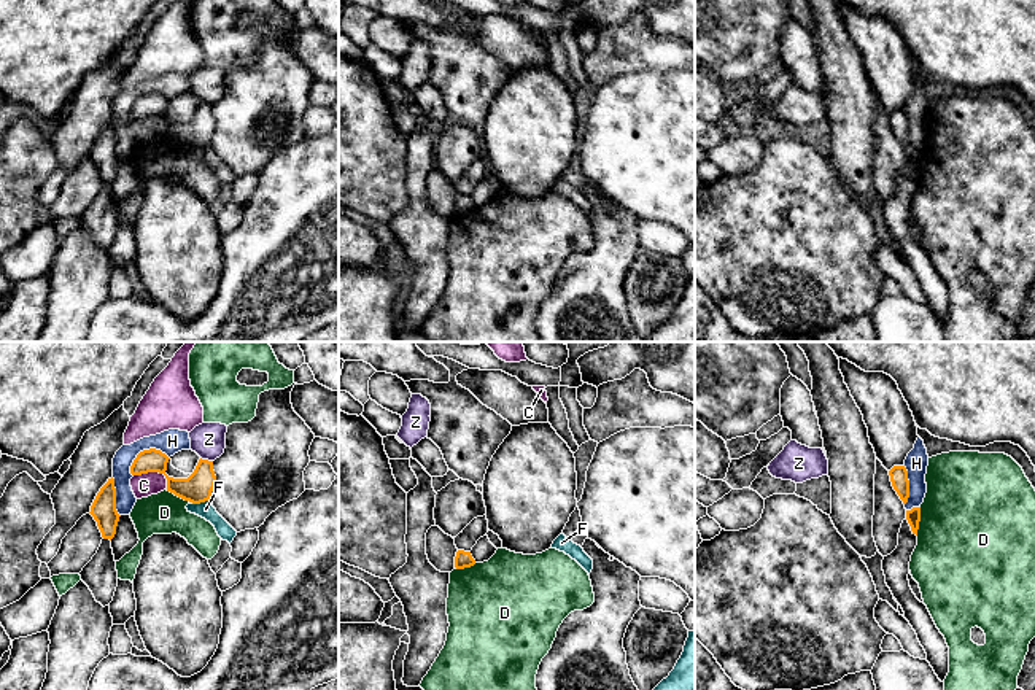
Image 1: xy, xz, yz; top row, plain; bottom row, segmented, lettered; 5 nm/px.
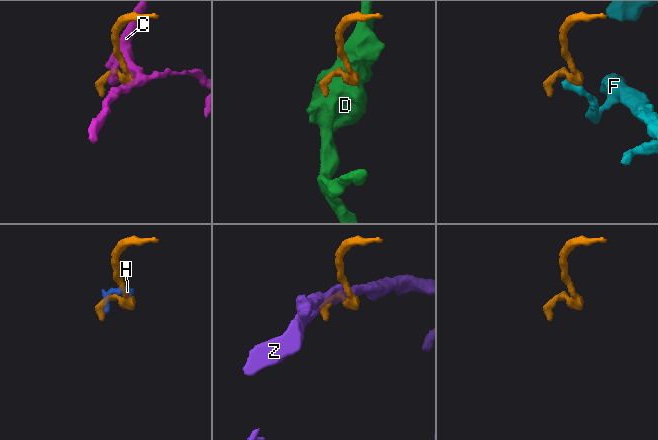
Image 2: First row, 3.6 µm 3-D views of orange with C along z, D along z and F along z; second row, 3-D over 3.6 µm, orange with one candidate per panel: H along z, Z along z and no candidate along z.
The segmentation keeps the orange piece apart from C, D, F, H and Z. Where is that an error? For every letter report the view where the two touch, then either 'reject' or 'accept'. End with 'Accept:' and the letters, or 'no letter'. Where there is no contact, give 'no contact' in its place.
C: contact in xy; reject
D: contact in yz; reject
F: contact in xy; reject
H: contact in xy; reject
Z: contact in xy; reject
Accept: no letter

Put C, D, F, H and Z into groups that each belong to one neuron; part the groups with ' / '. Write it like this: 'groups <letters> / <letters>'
groups C / D / F / H / Z

